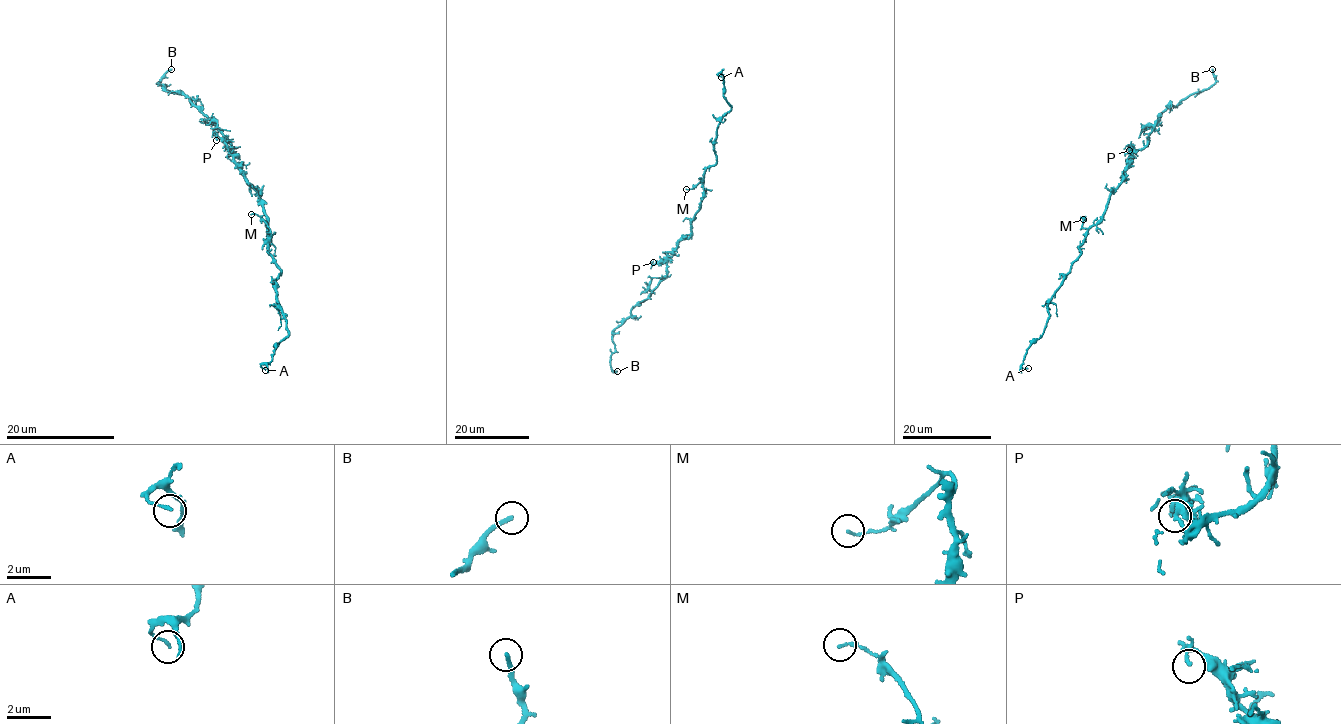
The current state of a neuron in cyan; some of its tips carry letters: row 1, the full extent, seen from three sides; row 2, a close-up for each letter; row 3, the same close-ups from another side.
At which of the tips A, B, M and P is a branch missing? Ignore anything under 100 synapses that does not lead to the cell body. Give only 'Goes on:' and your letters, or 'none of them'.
Goes on: B

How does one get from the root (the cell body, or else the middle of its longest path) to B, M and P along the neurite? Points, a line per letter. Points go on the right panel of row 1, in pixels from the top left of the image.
B: (1113, 192), (1126, 176), (1129, 157), (1147, 144), (1158, 114), (1210, 87), (1215, 81), (1212, 69)
M: (1113, 192), (1102, 218), (1087, 228), (1082, 226), (1085, 216), (1083, 219)
P: (1113, 192), (1126, 176), (1129, 150)

